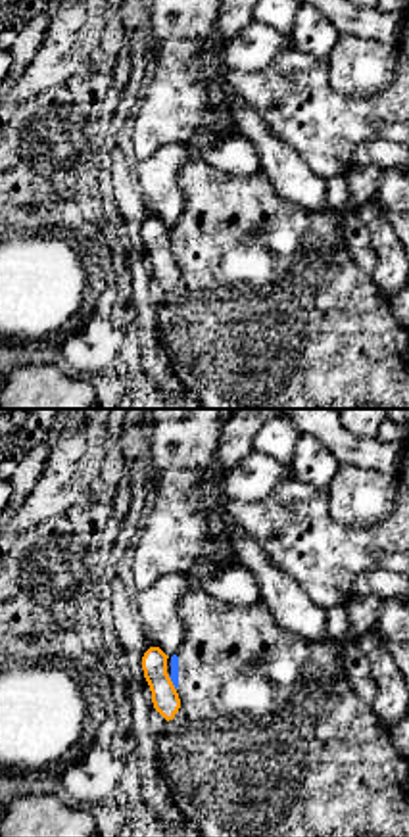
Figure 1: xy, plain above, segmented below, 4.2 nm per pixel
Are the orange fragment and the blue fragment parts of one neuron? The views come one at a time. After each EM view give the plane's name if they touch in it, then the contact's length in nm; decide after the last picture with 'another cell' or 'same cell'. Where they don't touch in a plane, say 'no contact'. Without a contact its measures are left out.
meets orange in xy; contact 70 nm long

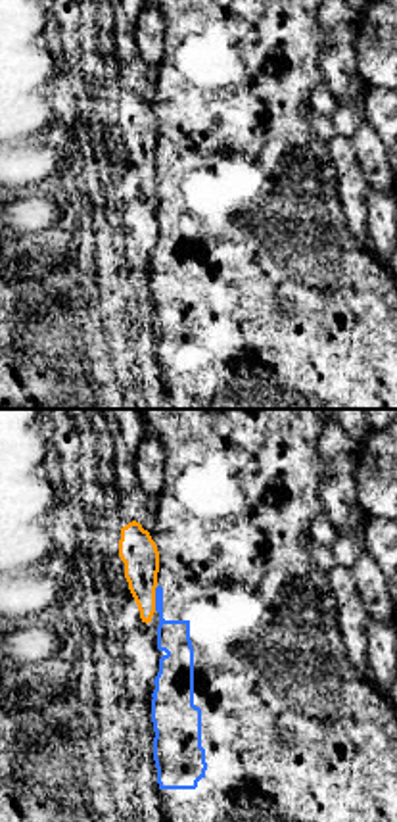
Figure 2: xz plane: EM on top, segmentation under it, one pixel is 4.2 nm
meets orange in xz; contact 110 nm long

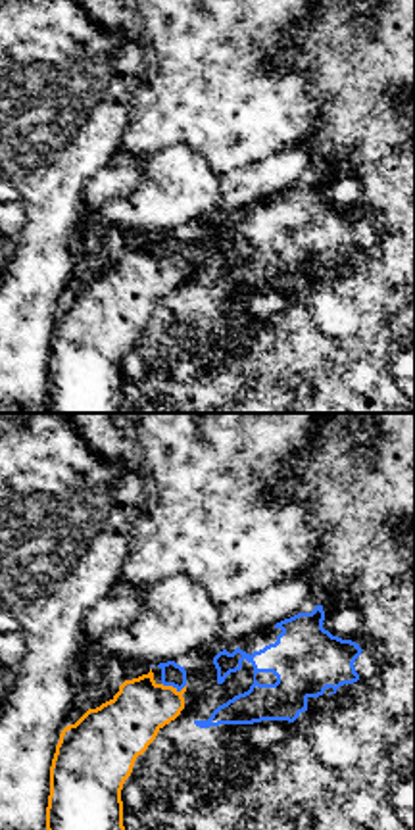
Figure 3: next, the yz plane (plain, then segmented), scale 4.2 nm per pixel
meets orange in yz; contact 110 nm long

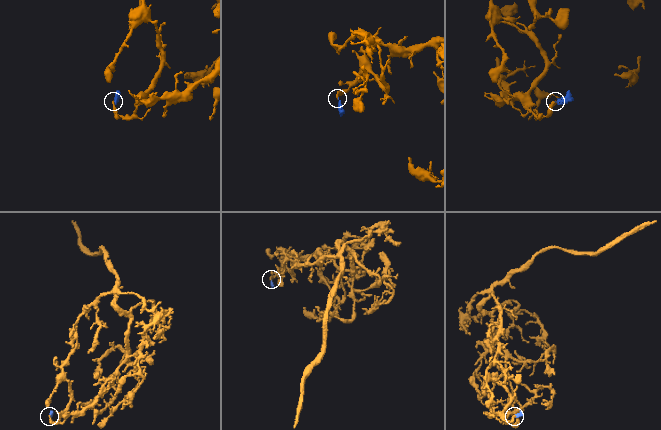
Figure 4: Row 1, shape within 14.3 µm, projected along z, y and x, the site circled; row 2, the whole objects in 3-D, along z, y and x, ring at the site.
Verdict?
another cell

